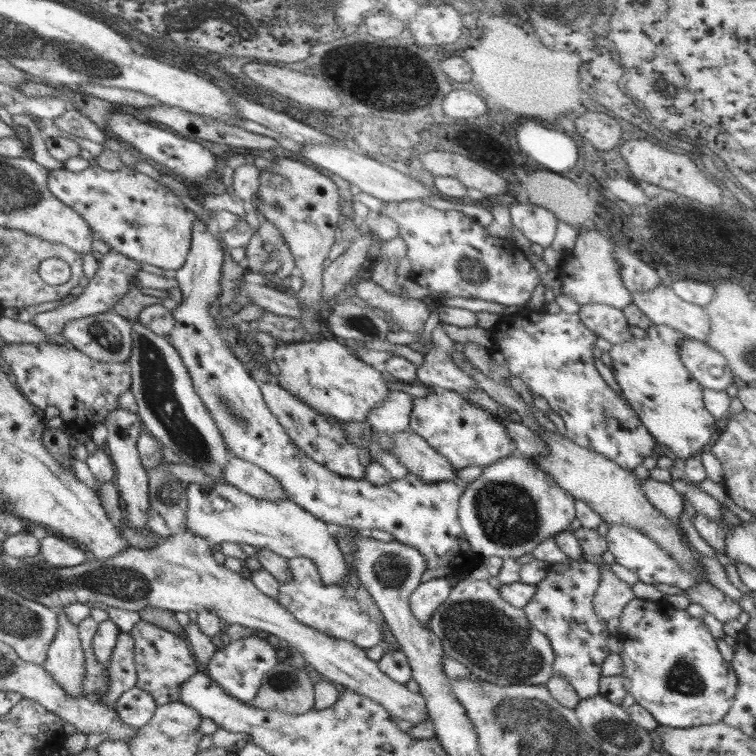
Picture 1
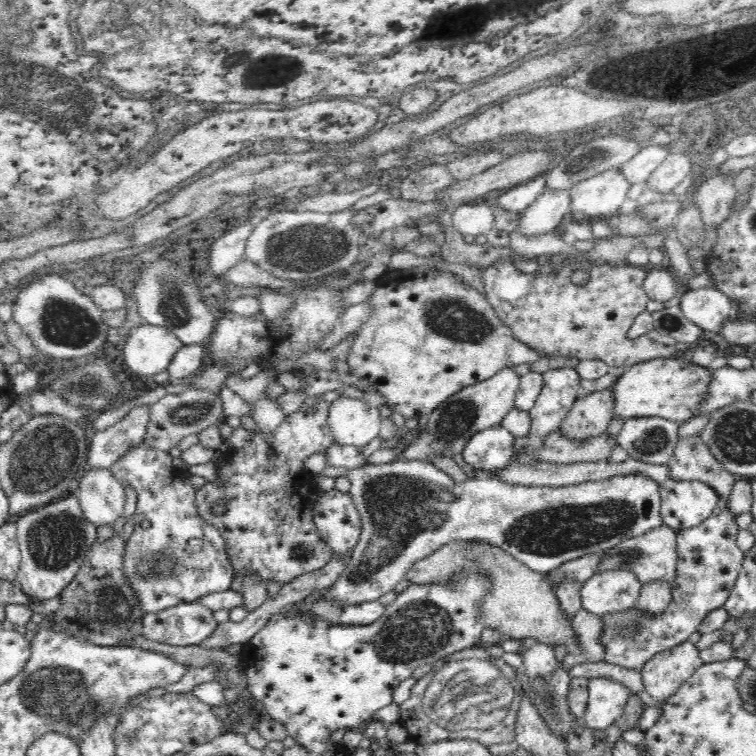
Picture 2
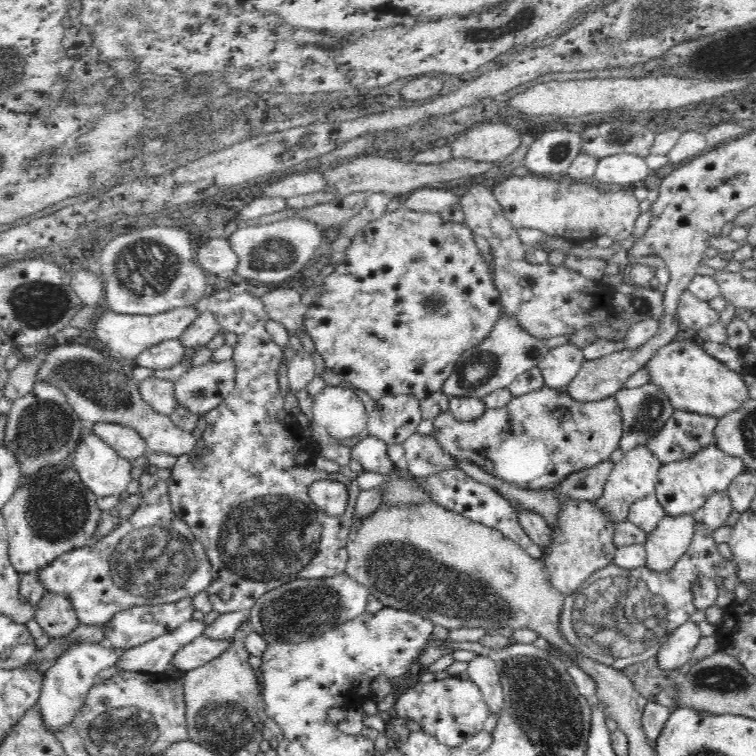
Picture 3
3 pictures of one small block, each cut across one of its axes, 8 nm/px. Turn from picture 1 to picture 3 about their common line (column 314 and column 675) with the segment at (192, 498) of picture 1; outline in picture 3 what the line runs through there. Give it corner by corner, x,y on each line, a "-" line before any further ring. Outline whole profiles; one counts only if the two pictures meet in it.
699,513
665,515
644,544
647,552
645,568
660,574
670,572
688,550
698,518

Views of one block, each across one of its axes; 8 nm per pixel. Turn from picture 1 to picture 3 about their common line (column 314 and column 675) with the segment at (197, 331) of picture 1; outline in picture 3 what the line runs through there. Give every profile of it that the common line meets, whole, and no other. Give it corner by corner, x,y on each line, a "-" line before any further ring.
710,444
692,458
661,465
657,474
655,493
668,516
700,513
702,506
712,494
728,491
728,486
734,478
746,471
741,458
730,456
715,444

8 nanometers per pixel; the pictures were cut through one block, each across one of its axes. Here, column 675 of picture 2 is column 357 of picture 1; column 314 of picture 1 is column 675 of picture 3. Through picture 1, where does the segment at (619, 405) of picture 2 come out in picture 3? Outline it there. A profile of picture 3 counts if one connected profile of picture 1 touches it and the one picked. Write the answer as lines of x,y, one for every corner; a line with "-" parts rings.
683,334
670,342
670,345
656,350
646,368
650,375
649,382
664,391
675,410
722,418
739,409
749,397
741,375
722,365
716,358
710,357
701,346
694,343
691,335

